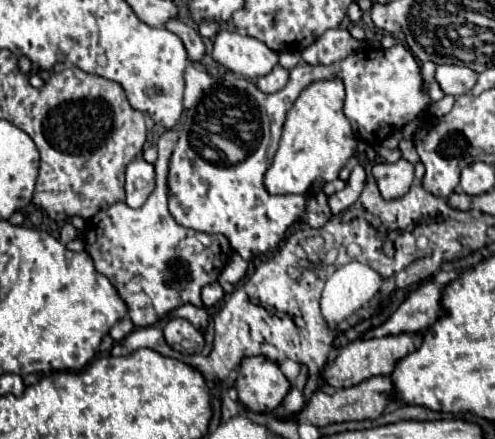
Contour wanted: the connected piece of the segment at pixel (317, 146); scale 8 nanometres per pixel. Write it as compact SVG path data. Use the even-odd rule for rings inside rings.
M340 78L316 80L300 92L292 110L286 114L278 152L264 176L270 194L316 192L322 184L338 178L340 168L346 166L356 148L356 136L342 112L344 96L346 92Z

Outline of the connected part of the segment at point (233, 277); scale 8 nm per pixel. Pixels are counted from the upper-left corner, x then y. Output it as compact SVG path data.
M228 264L222 270L218 282L220 284L238 284L244 278L244 274L246 274L246 264Z

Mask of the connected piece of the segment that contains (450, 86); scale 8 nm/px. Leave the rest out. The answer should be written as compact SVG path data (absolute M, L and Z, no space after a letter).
M440 64L436 68L436 82L444 90L444 94L460 96L468 94L476 84L478 74L468 66L454 66L454 64Z

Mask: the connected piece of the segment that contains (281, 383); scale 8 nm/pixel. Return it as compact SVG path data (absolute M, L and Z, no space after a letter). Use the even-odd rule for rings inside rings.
M264 356L244 358L238 366L234 386L238 390L238 402L252 412L276 410L290 390L290 382L276 362Z

